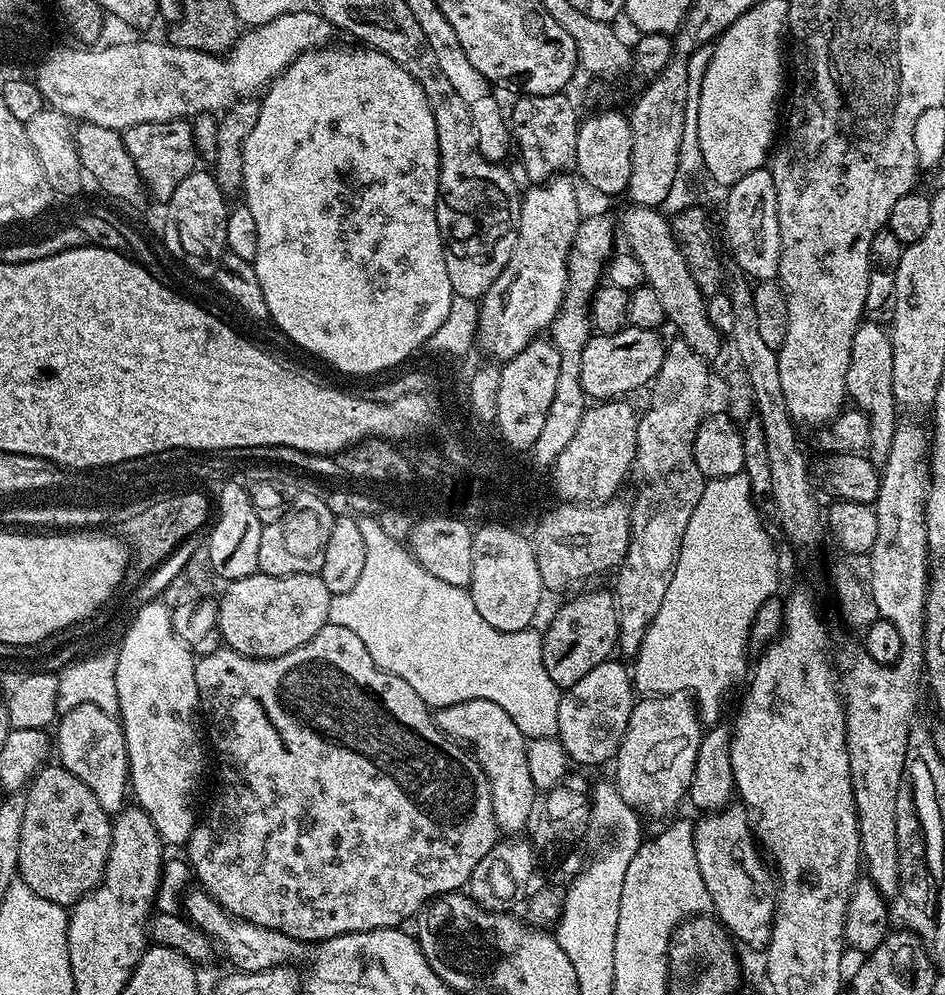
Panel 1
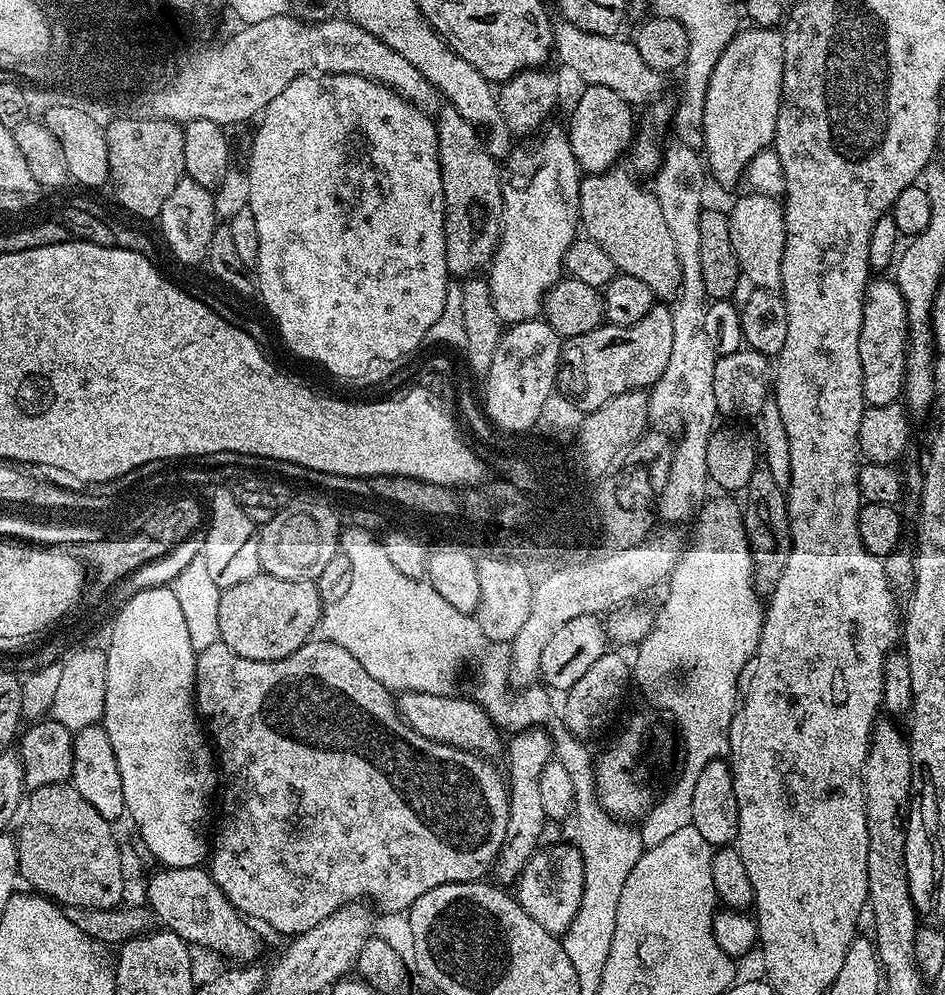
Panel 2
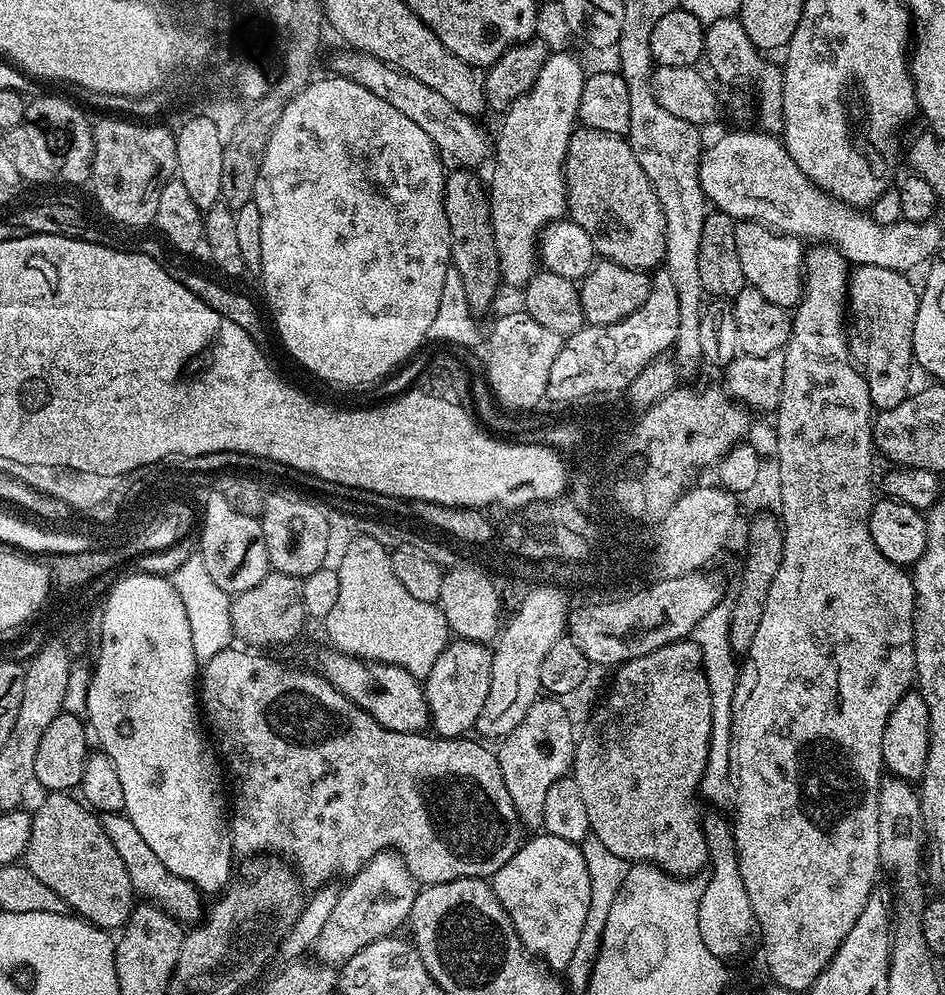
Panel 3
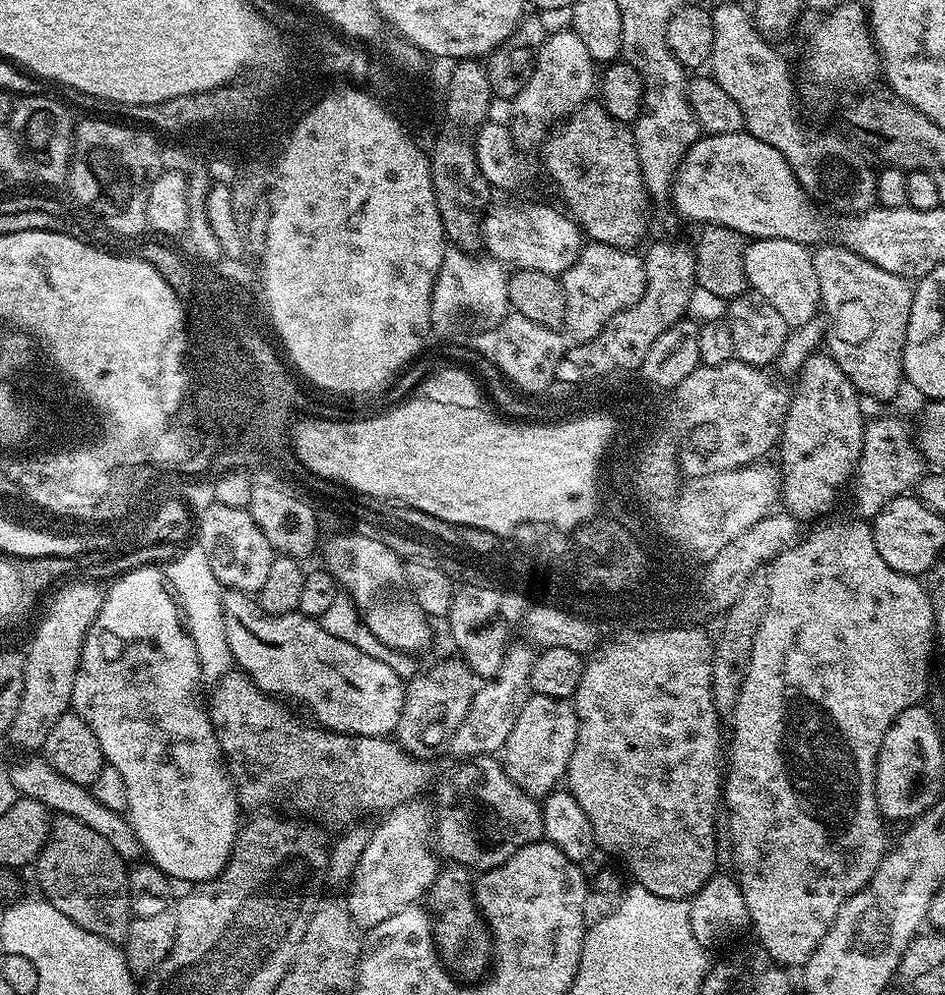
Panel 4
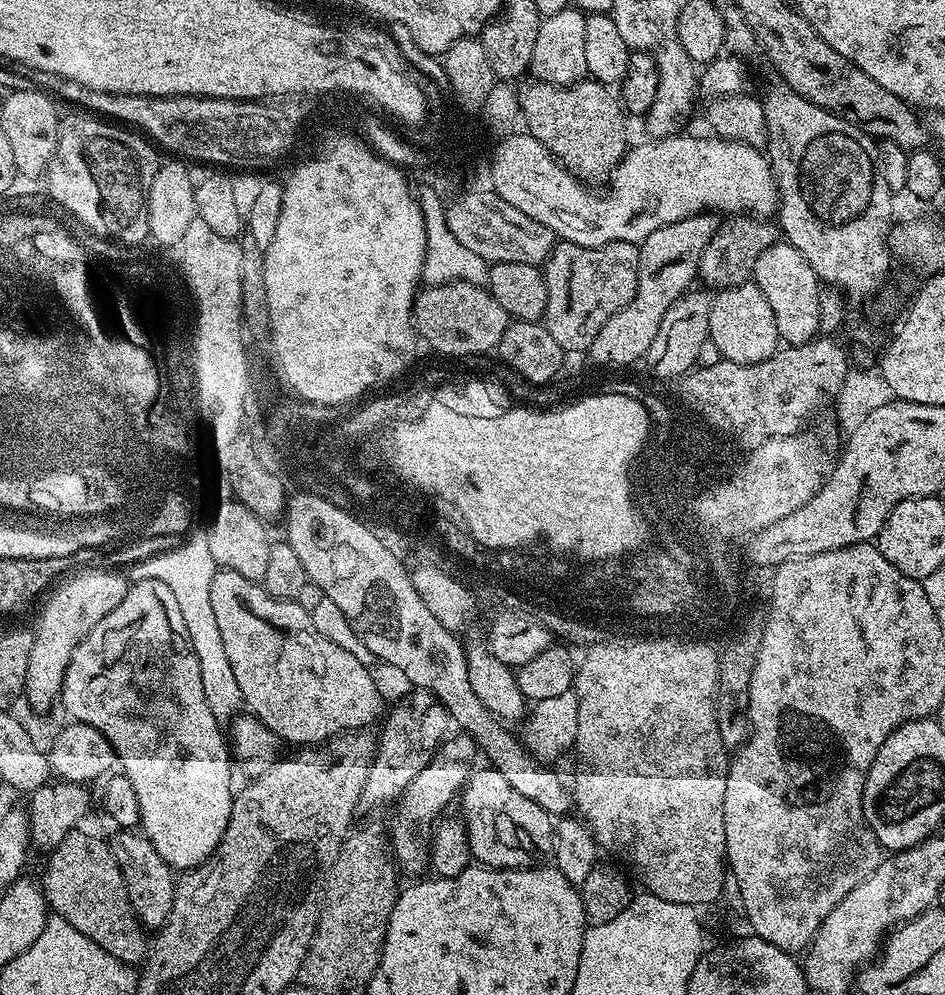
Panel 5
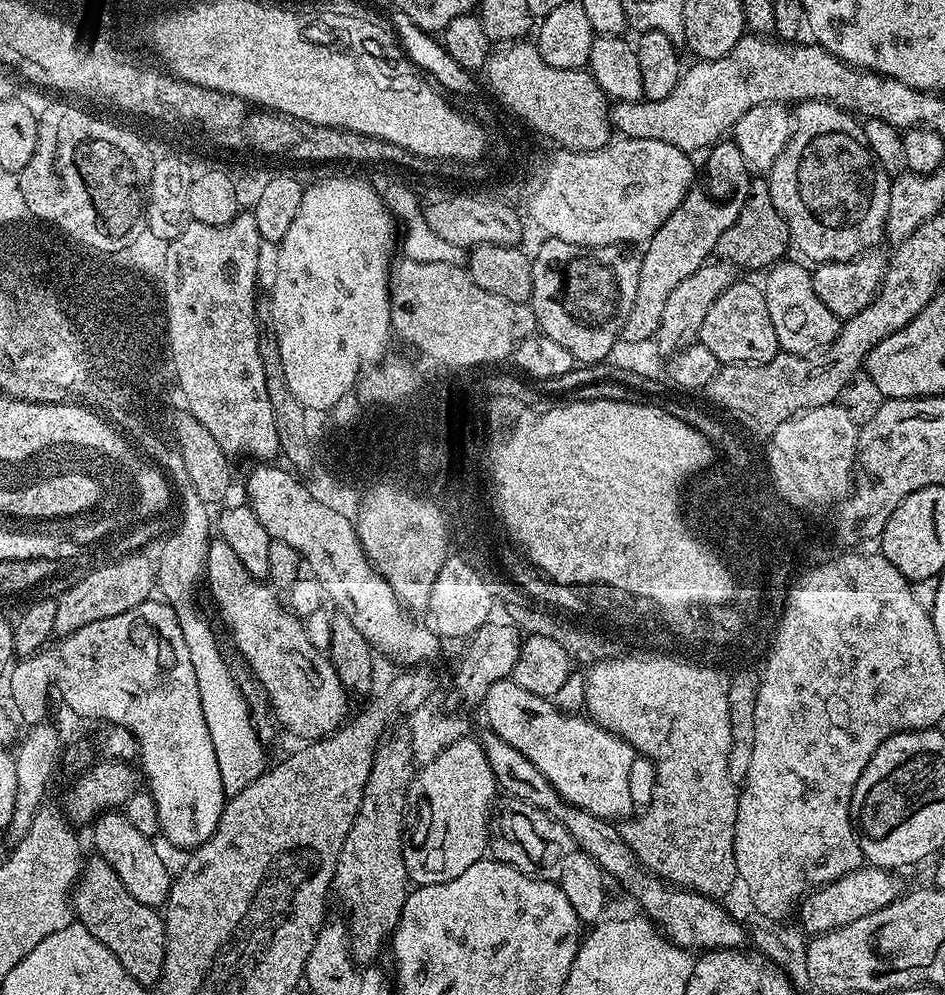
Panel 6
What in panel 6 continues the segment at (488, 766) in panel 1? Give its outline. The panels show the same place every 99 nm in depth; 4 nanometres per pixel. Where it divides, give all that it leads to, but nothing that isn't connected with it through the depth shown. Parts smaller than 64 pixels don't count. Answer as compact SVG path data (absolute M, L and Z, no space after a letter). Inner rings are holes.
M216 538L209 543L204 571L208 592L232 635L232 644L256 677L271 715L277 716L281 726L293 732L300 742L331 736L349 715L350 693L339 680L329 657L310 642L305 621L285 607L282 600L280 605L279 598L271 592L273 589L255 580L224 540Z

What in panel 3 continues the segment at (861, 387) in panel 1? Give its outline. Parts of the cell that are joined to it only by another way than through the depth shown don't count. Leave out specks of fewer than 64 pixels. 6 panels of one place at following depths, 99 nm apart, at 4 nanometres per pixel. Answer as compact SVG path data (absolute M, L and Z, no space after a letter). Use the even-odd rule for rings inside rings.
M861 264L851 269L848 278L848 295L846 297L846 312L850 317L850 335L848 350L866 386L870 390L870 402L873 409L881 410L897 406L910 393L912 372L914 373L914 318L918 314L920 294L917 285L908 281L903 272L891 272L882 266L866 266Z

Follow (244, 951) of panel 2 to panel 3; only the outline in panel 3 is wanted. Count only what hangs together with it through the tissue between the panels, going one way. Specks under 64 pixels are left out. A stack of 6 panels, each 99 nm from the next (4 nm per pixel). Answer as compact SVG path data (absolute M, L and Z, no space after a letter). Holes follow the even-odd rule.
M101 813L98 819L103 832L114 846L114 850L118 851L118 860L126 868L133 893L140 898L151 898L159 907L163 908L166 914L170 914L175 920L180 921L181 925L195 925L206 911L206 904L200 901L202 899L200 889L195 888L190 882L186 882L186 878L178 878L178 874L170 874L170 870L166 870L166 866L162 866L162 862L158 862L158 854L154 854L154 850L150 850L150 846L146 846L142 834L138 834L138 830L124 813Z

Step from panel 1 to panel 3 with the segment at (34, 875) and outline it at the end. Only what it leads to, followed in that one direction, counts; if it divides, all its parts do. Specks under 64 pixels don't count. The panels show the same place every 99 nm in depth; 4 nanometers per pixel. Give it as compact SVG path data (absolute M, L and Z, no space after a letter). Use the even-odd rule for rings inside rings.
M49 791L44 797L45 800L32 812L26 853L28 869L52 887L59 898L66 900L71 911L81 920L105 930L123 929L134 907L132 883L99 819L92 818L88 824L89 809L67 791ZM87 844L92 847L88 852L92 865L84 869L84 852L80 848Z

